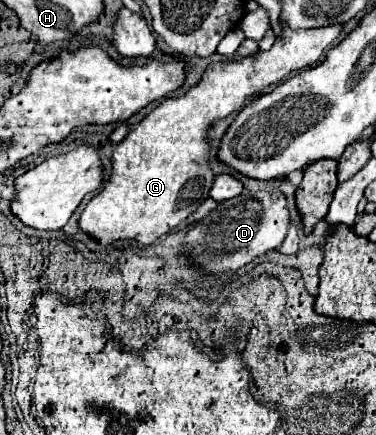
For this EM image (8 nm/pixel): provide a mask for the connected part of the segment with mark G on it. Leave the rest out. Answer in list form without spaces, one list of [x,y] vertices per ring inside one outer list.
[[[342,25],[298,31],[282,29],[272,49],[258,51],[238,63],[216,63],[186,95],[162,101],[114,147],[112,175],[100,193],[84,207],[78,229],[96,239],[102,247],[122,239],[152,245],[168,235],[168,231],[192,215],[210,193],[214,173],[208,167],[208,127],[232,111],[242,109],[244,99],[250,95],[282,81],[292,71],[314,65],[336,41],[340,31]]]

